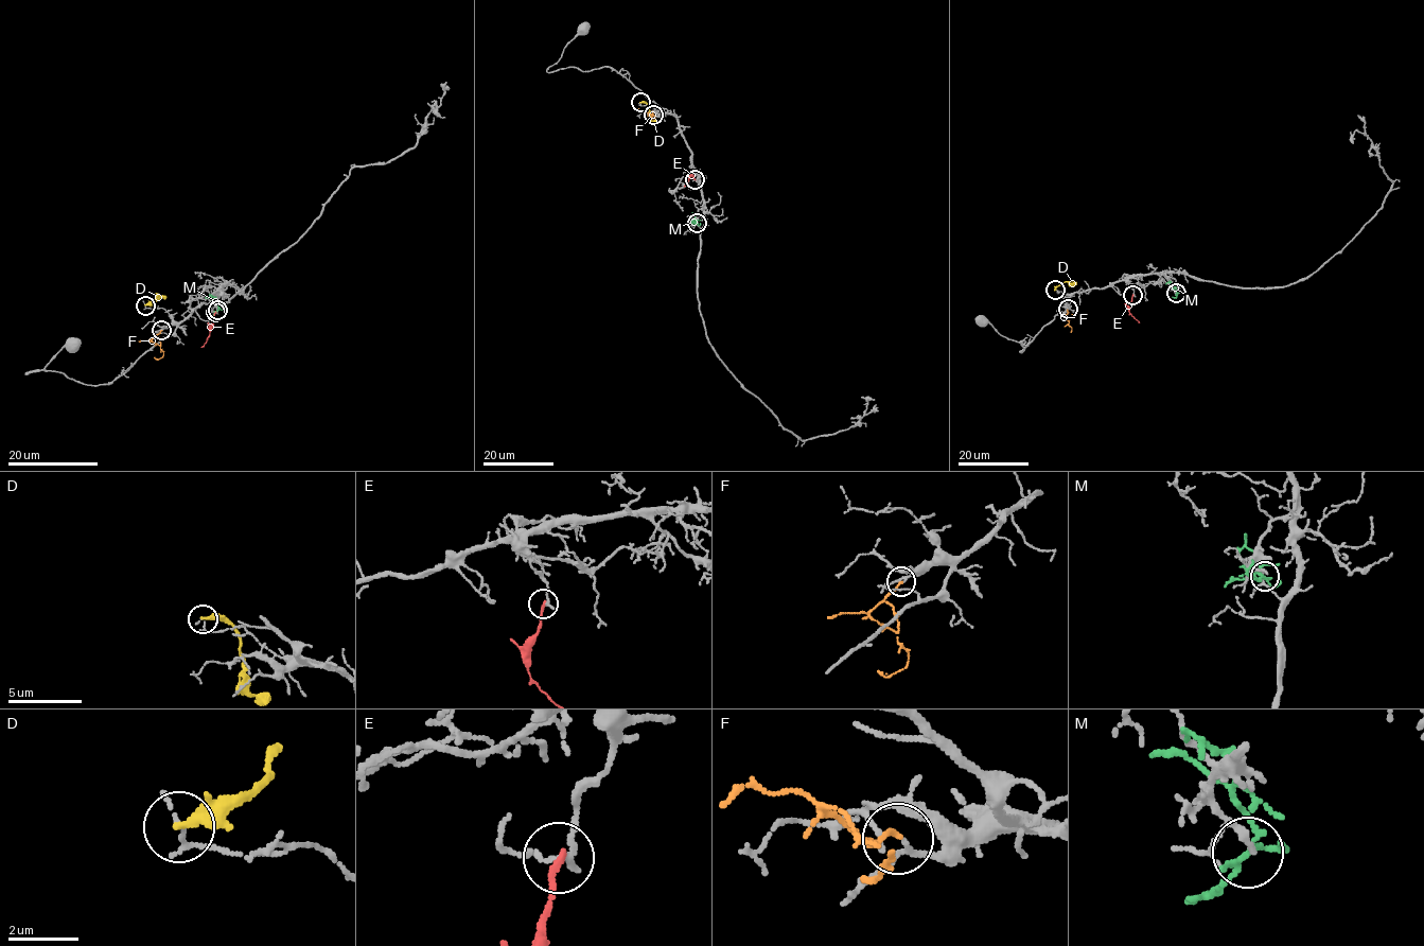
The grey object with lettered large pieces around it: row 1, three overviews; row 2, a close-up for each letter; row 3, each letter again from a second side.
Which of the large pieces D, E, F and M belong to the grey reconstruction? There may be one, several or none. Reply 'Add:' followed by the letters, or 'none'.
Add: F

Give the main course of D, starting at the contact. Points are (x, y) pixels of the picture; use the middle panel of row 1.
D: (639, 102), (648, 105), (651, 120), (656, 122)

